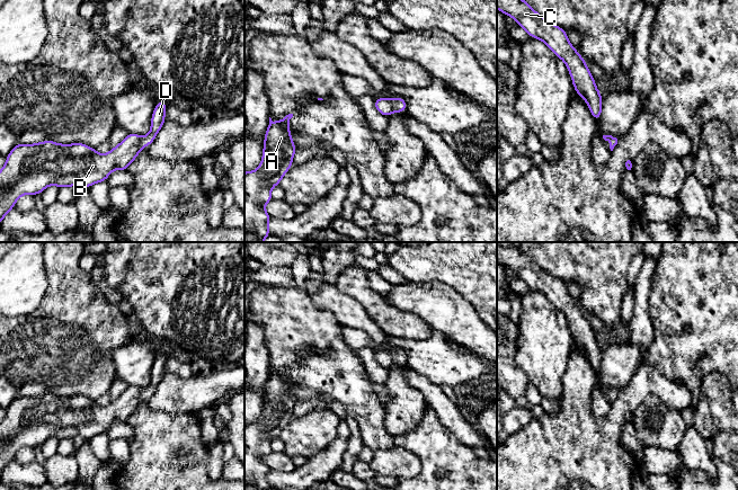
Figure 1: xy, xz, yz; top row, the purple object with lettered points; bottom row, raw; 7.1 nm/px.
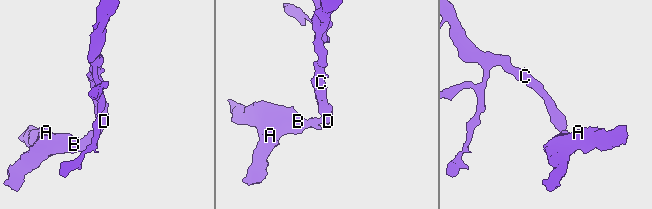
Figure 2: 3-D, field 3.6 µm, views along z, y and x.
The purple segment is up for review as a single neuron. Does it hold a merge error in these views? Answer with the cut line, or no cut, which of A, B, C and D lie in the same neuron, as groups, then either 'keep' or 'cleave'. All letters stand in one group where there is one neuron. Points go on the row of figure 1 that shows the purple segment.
cut none; groups A B C D; keep

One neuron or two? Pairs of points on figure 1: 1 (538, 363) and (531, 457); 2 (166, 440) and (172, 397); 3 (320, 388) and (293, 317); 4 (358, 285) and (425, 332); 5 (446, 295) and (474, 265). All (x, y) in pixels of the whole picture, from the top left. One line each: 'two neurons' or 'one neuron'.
1: two neurons
2: two neurons
3: one neuron
4: one neuron
5: two neurons

